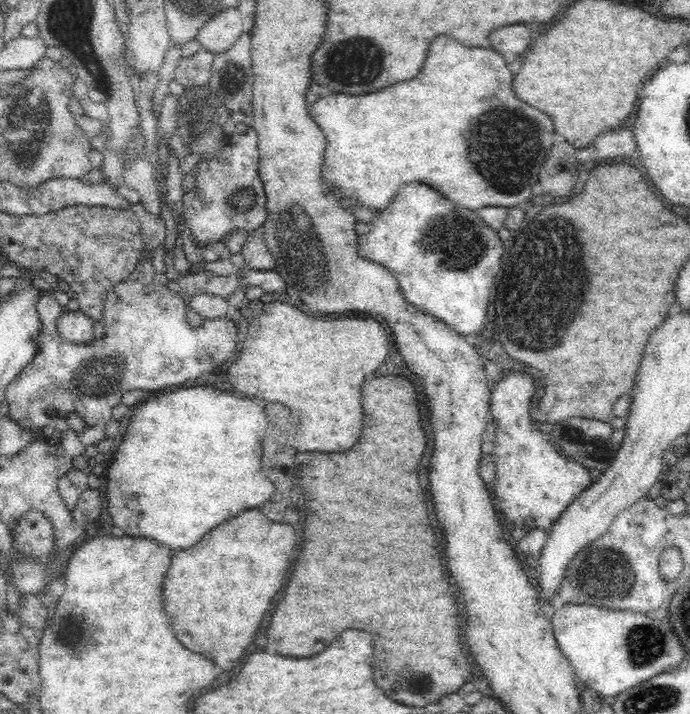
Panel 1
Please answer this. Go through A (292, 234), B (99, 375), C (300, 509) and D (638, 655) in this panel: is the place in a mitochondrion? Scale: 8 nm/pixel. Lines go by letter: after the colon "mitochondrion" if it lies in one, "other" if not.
A: mitochondrion
B: mitochondrion
C: other
D: mitochondrion

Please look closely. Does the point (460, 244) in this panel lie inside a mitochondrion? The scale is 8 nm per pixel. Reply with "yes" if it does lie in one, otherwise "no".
yes

